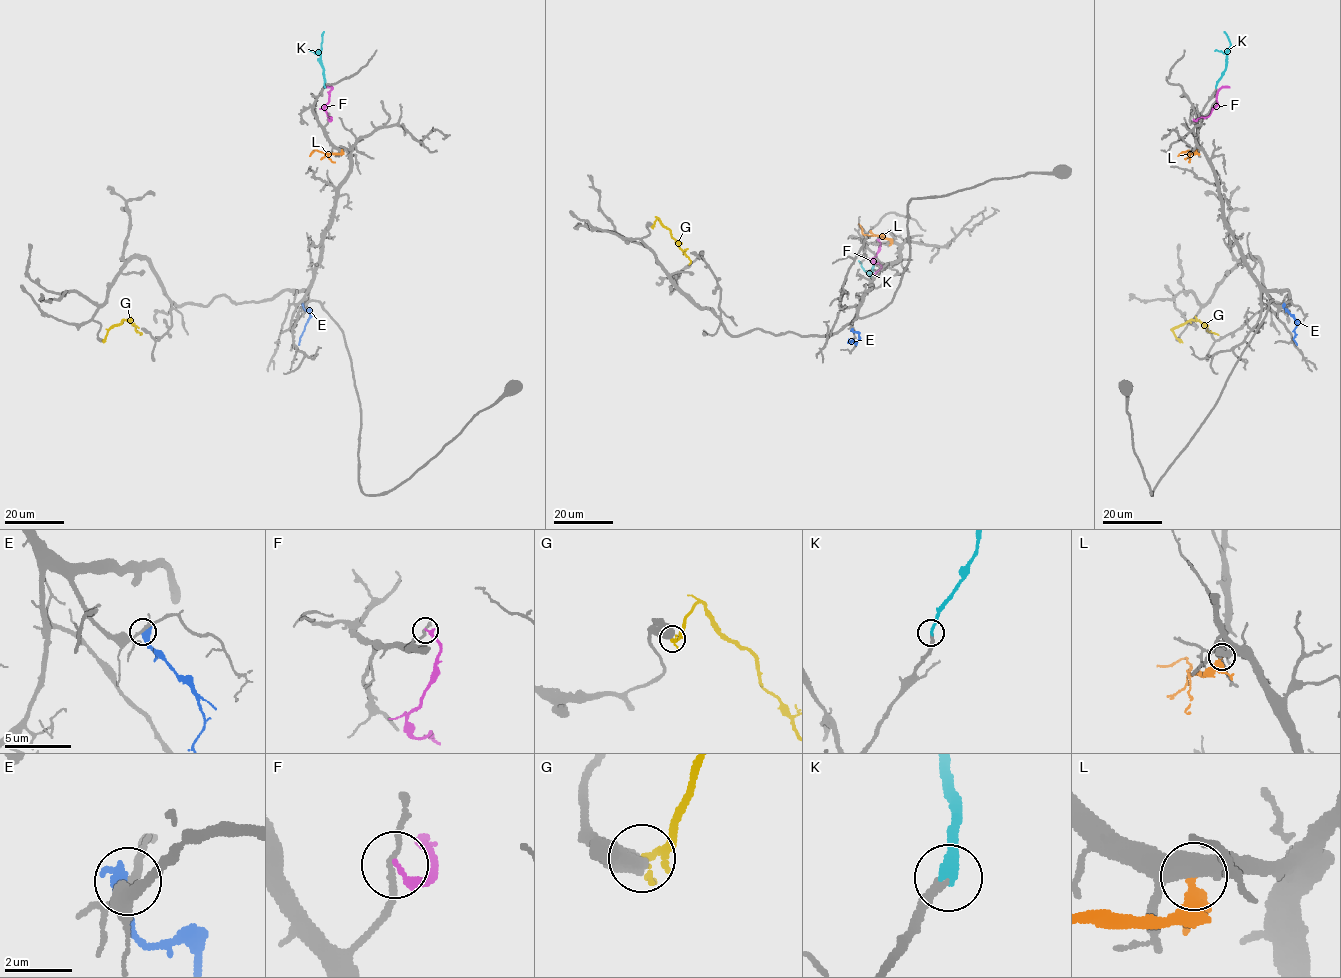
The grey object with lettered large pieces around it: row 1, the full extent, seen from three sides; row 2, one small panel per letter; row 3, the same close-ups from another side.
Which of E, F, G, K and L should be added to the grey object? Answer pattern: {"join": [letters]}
{"join": ["K"]}

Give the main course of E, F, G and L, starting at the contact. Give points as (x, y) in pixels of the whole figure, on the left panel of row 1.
E: (303, 305), (310, 317), (299, 345)
F: (328, 119), (331, 119), (324, 107), (332, 87), (325, 87)
G: (103, 340), (109, 329), (124, 320), (130, 321), (140, 335)
L: (342, 150), (339, 153), (315, 150), (309, 155)

